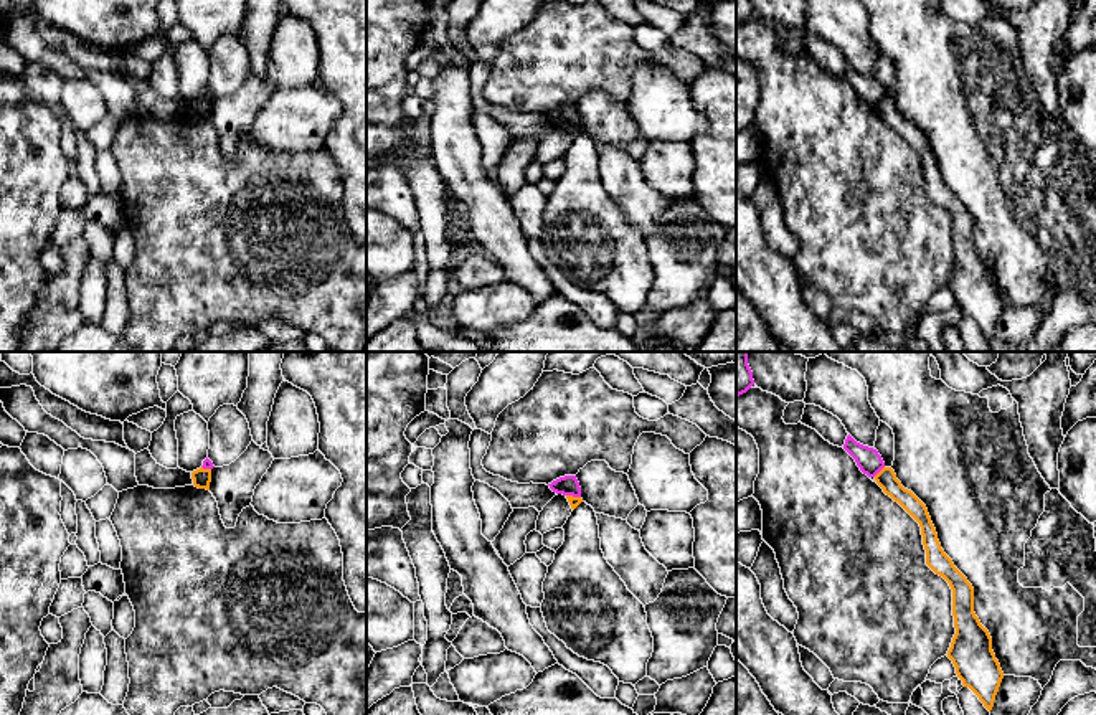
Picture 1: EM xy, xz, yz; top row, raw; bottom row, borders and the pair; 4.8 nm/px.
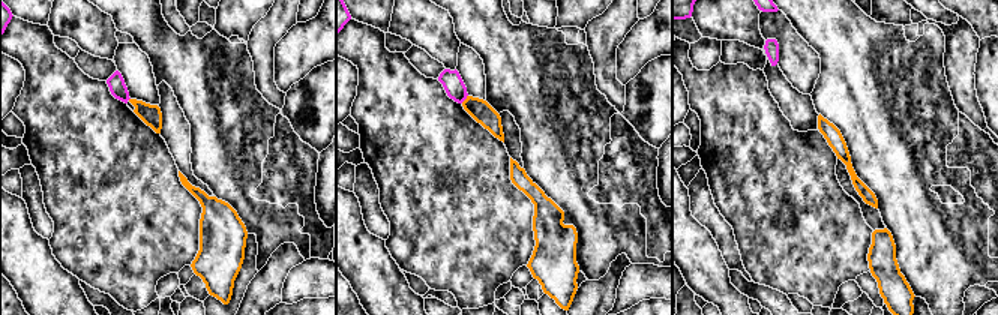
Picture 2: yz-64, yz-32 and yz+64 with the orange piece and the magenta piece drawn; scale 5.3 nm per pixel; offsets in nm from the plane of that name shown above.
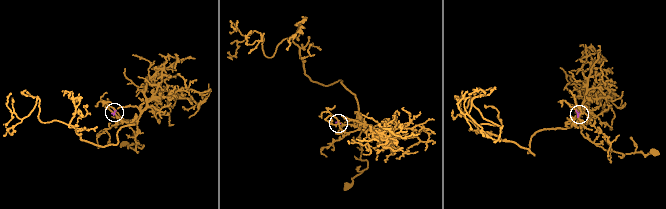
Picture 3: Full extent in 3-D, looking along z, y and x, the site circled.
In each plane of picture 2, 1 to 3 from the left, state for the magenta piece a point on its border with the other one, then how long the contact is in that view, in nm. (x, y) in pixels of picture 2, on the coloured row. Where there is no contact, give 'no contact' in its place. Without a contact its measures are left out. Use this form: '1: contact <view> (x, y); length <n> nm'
1: no contact
2: contact yz-32 (465, 99); length 60 nm
3: no contact

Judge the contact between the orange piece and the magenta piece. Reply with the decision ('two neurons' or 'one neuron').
two neurons

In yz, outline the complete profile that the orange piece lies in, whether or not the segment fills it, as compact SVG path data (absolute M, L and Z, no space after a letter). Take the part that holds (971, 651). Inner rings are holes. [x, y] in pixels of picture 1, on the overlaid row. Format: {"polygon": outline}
{"polygon": "M883 467L875 476L876 484L898 502L921 527L926 565L942 576L952 590L952 616L956 634L947 657L956 667L964 687L969 687L990 712L1004 672L992 651L992 637L974 613L974 588L954 566L938 540L926 505L901 485L891 467Z"}

